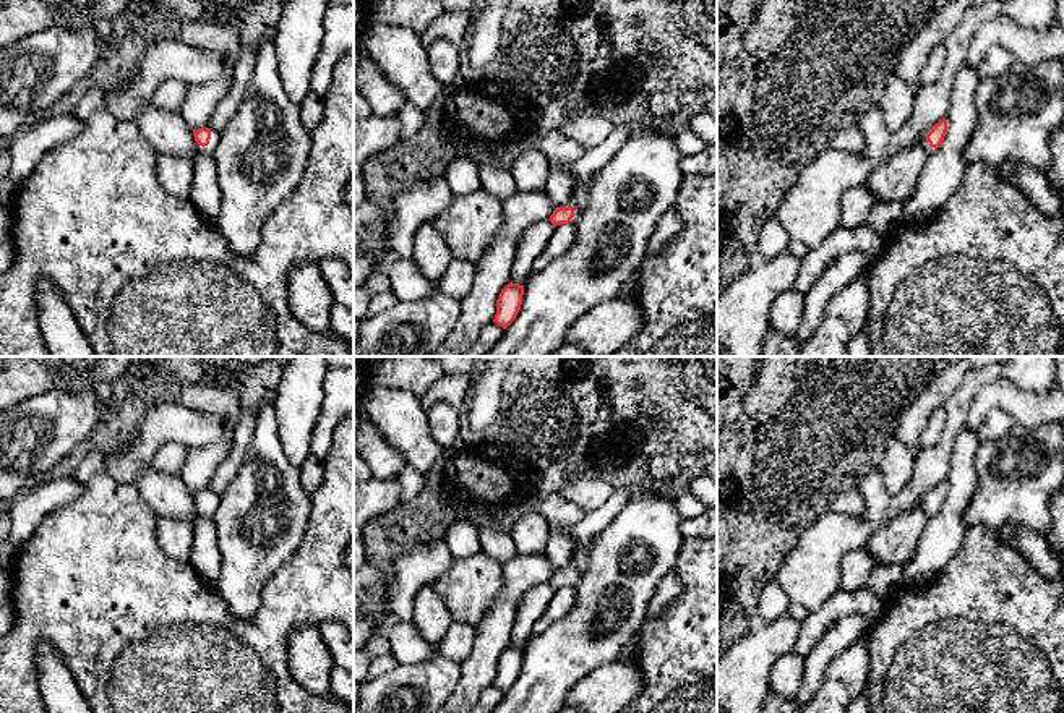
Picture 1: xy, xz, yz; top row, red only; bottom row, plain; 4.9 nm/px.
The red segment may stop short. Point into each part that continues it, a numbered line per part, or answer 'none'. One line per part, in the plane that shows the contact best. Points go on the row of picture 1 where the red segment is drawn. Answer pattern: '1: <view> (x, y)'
1: xy (214, 140)

